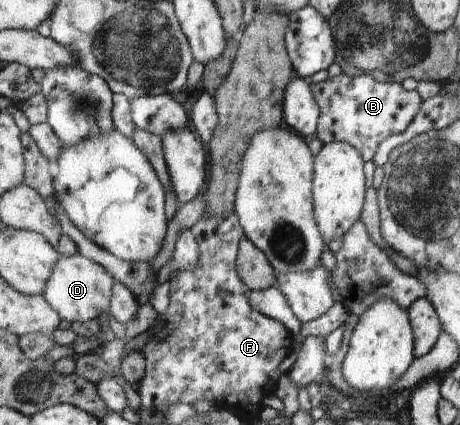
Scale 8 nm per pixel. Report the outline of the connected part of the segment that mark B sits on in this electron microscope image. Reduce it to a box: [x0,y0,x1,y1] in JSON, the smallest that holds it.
[310,72,422,160]

